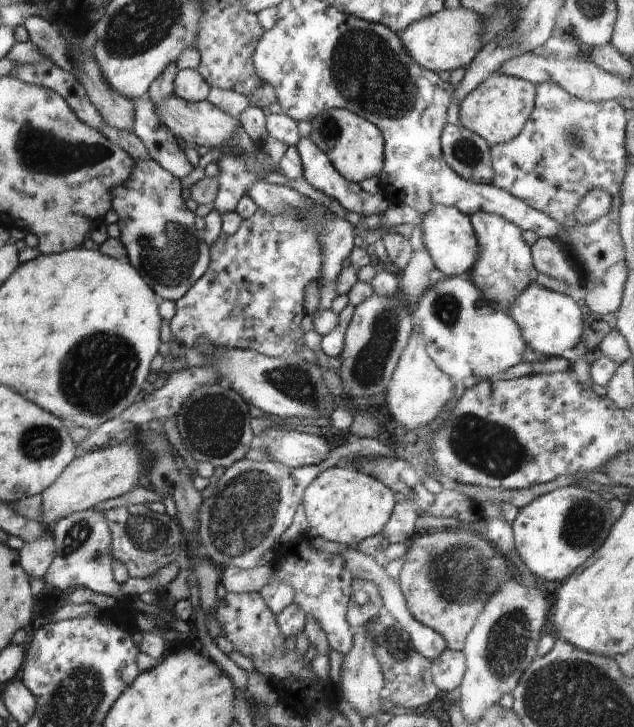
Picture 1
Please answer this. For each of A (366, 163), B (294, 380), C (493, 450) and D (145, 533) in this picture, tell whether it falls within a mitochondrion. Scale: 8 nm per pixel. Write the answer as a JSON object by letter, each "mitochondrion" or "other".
{"A":"other","B":"mitochondrion","C":"mitochondrion","D":"mitochondrion"}

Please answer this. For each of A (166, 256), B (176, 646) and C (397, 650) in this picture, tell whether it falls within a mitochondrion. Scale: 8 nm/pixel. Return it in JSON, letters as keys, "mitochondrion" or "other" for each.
{"A":"mitochondrion","B":"other","C":"mitochondrion"}

